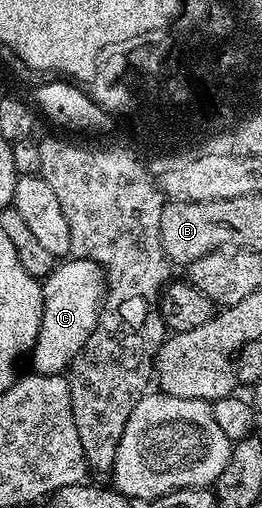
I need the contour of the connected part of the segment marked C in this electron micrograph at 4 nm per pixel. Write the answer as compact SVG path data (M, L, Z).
M70 257L54 265L53 271L43 280L41 291L43 320L31 351L32 369L38 374L65 374L79 348L87 344L87 336L91 336L95 328L105 292L105 276L94 262Z

